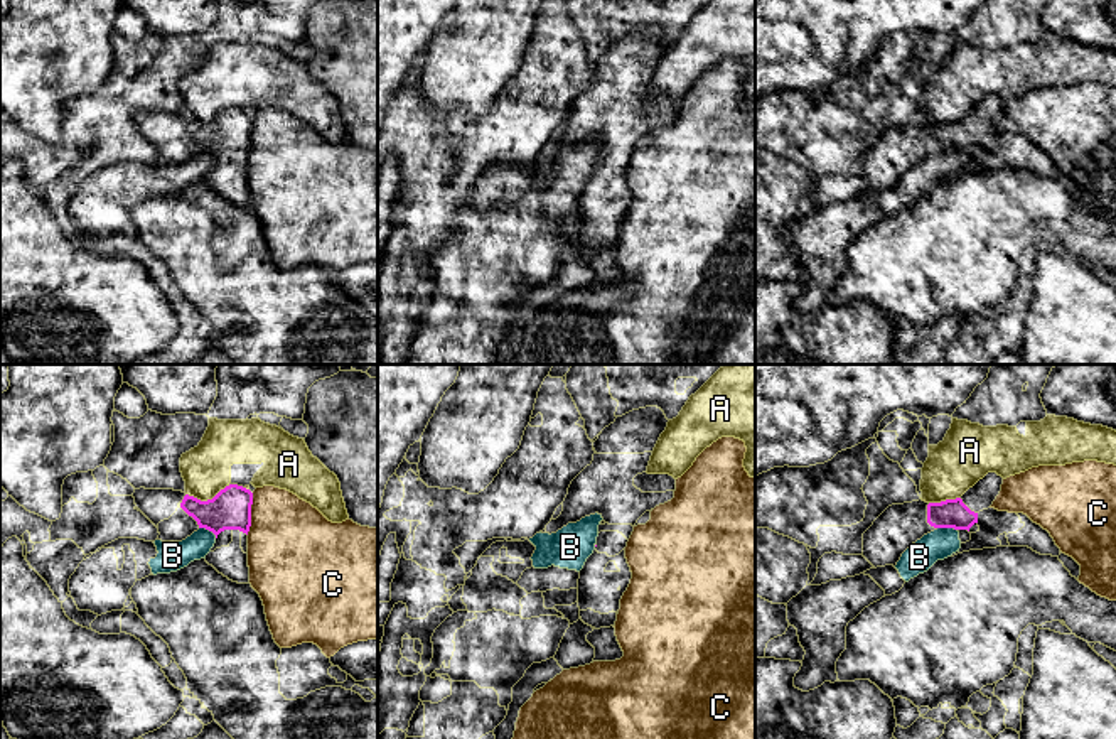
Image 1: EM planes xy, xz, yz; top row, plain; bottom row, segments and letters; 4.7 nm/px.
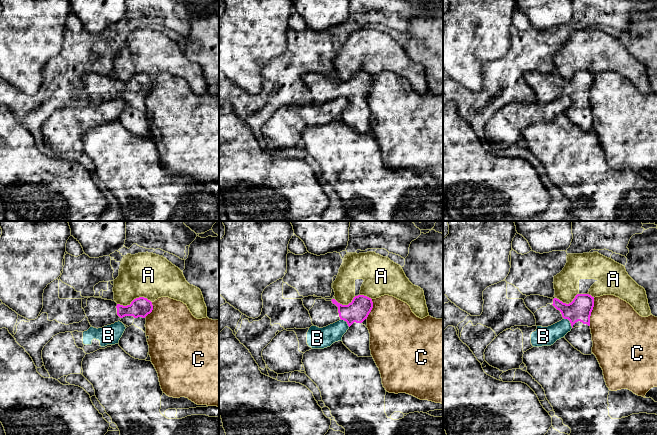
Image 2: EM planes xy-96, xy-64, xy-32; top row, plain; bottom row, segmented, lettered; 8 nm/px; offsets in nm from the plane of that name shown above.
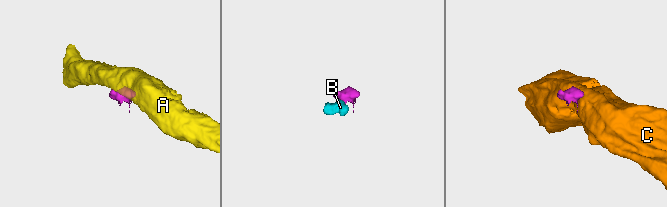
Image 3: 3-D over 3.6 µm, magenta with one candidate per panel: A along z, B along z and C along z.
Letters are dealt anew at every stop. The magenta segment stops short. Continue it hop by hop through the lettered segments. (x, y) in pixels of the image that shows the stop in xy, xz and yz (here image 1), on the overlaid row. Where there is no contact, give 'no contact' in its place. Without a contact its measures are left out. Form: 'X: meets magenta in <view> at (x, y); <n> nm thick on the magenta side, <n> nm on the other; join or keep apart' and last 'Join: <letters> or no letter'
A: meets magenta in xy at (208, 500); 190 nm thick on the magenta side, 240 nm on the other; keep apart
B: meets magenta in yz at (948, 527); 140 nm thick on the magenta side, 150 nm on the other; keep apart
C: meets magenta in xy at (250, 513); 190 nm thick on the magenta side, 420 nm on the other; keep apart
Join: no letter

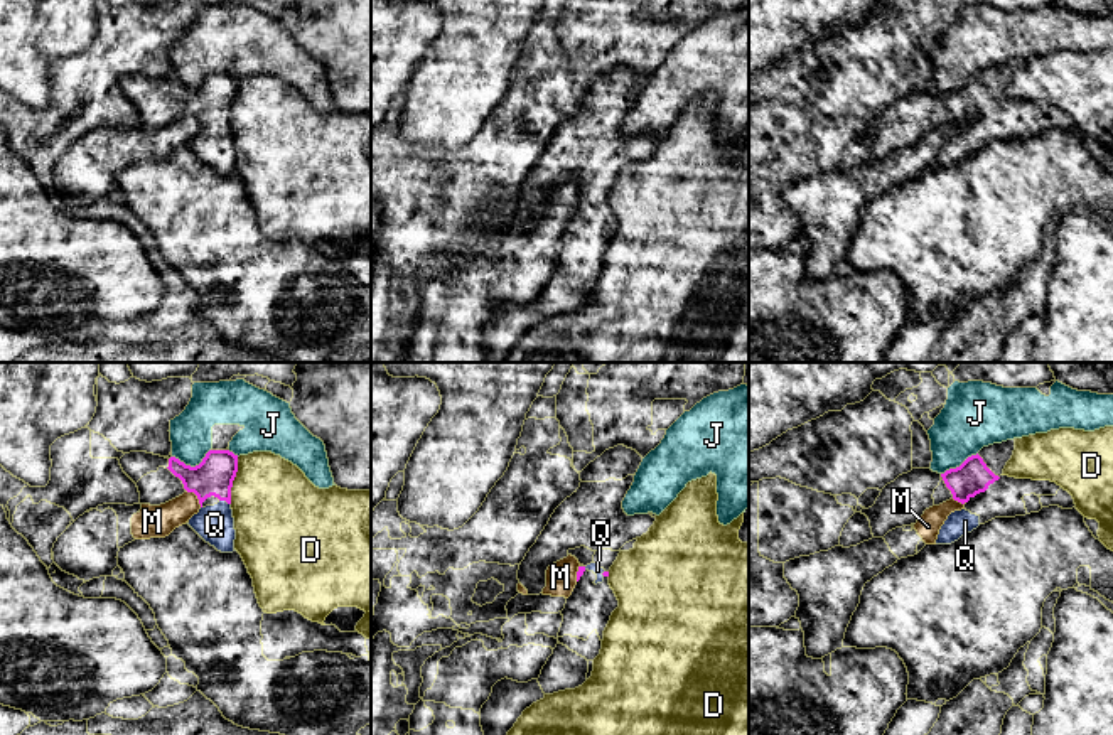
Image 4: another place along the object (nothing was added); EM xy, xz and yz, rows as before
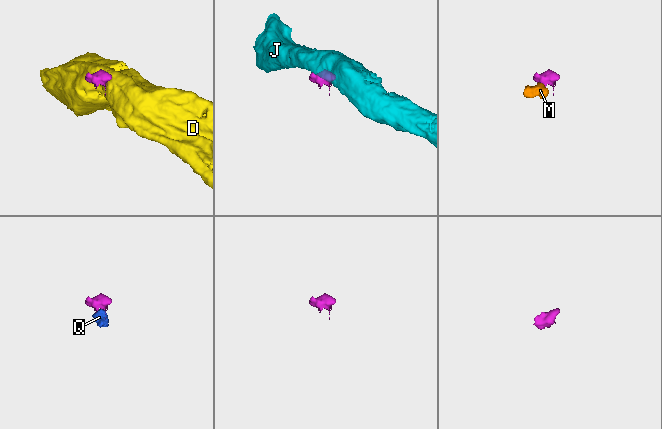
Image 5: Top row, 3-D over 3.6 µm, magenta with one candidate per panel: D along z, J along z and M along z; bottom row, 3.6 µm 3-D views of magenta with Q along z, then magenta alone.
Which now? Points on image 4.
D: meets magenta in xy at (233, 479); 180 nm thick on the magenta side, 420 nm on the other; keep apart
J: meets magenta in xy at (193, 467); 180 nm thick on the magenta side, 200 nm on the other; keep apart
M: meets magenta in xy at (196, 494); 180 nm thick on the magenta side, 160 nm on the other; keep apart
Q: meets magenta in xy at (225, 499); 180 nm thick on the magenta side, 180 nm on the other; join
Join: Q

